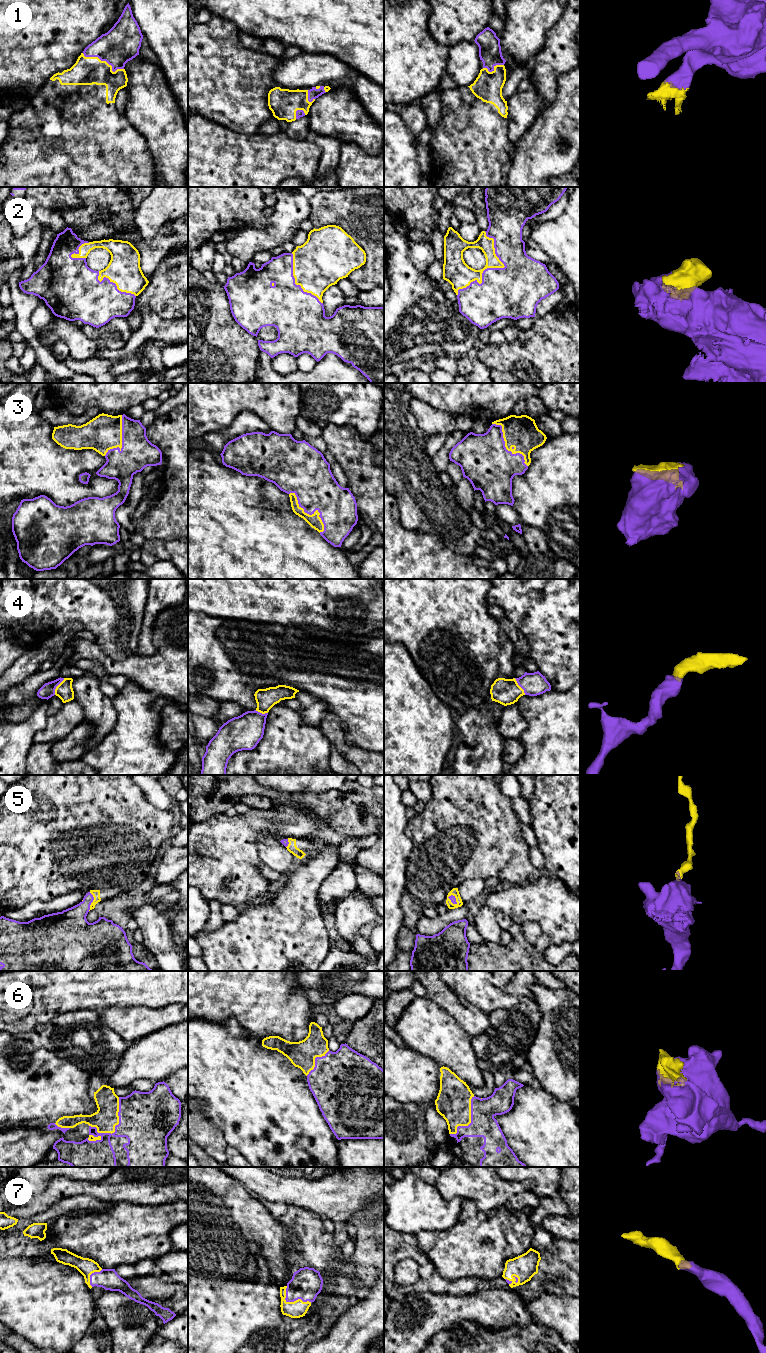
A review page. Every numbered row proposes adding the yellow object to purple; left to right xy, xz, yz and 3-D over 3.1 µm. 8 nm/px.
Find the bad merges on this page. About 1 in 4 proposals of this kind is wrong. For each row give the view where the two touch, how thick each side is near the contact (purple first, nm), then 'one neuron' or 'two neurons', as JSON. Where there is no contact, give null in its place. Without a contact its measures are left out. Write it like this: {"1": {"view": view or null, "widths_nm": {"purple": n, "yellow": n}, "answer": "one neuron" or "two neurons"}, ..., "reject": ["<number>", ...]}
{"1": {"view": "xy", "widths_nm": {"purple": 300, "yellow": 220}, "answer": "one neuron"}, "2": {"view": "yz", "widths_nm": {"purple": 420, "yellow": 170}, "answer": "one neuron"}, "3": {"view": "xz", "widths_nm": {"purple": 340, "yellow": 100}, "answer": "one neuron"}, "4": {"view": "xy", "widths_nm": {"purple": 110, "yellow": 140}, "answer": "one neuron"}, "5": {"view": "xy", "widths_nm": {"purple": 260, "yellow": 60}, "answer": "one neuron"}, "6": {"view": "xy", "widths_nm": {"purple": 420, "yellow": 190}, "answer": "one neuron"}, "7": {"view": "xz", "widths_nm": {"purple": 260, "yellow": 140}, "answer": "one neuron"}, "reject": []}

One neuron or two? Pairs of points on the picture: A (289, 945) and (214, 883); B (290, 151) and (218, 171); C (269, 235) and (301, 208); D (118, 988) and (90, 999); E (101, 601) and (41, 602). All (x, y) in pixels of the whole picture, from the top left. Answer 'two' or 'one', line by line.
A: two
B: one
C: one
D: one
E: one

